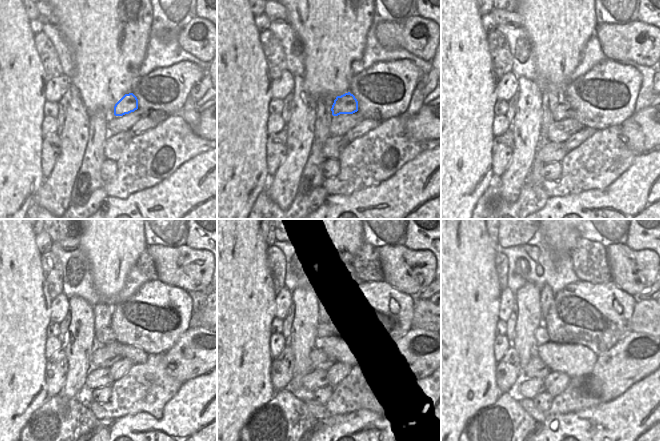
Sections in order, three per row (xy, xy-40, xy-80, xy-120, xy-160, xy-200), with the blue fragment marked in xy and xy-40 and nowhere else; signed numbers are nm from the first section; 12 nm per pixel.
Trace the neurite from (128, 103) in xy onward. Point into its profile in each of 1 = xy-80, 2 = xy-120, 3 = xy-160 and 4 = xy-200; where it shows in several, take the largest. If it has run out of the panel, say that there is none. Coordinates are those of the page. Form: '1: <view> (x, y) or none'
1: xy-80 (563, 110)
2: xy-120 (105, 336)
3: xy-160 (324, 331)
4: xy-200 (541, 336)

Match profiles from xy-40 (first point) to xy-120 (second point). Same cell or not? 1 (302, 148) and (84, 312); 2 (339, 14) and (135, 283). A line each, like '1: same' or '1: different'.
1: same
2: different

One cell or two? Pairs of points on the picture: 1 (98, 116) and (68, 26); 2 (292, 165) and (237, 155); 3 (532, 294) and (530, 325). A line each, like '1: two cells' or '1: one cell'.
1: two cells
2: two cells
3: one cell

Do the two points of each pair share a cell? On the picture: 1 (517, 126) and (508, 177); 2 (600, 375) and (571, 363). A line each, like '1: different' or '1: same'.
1: same
2: different

